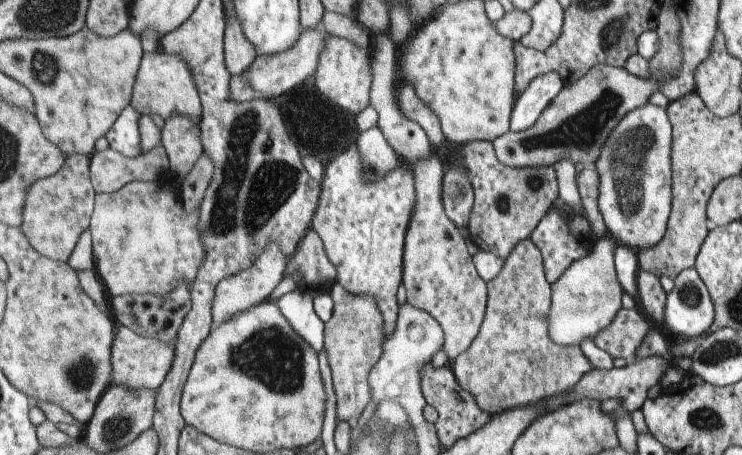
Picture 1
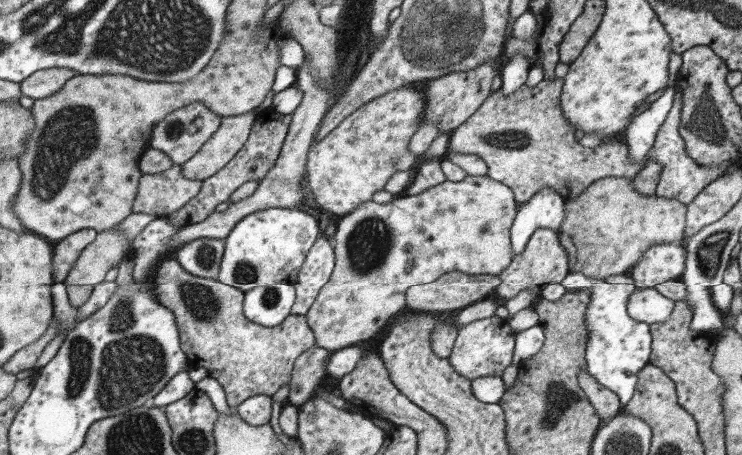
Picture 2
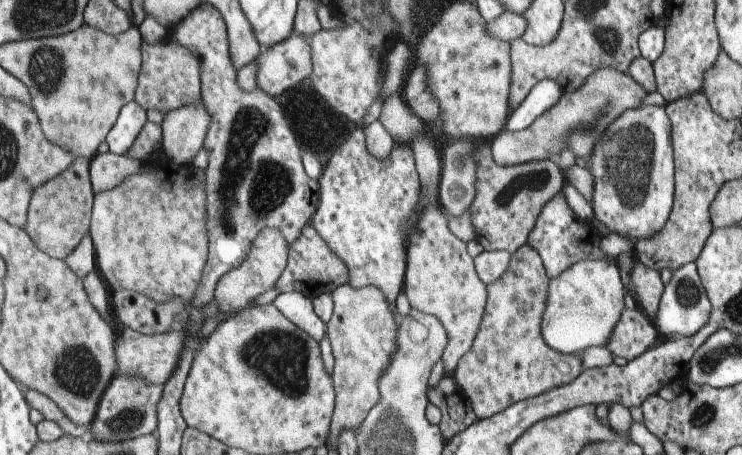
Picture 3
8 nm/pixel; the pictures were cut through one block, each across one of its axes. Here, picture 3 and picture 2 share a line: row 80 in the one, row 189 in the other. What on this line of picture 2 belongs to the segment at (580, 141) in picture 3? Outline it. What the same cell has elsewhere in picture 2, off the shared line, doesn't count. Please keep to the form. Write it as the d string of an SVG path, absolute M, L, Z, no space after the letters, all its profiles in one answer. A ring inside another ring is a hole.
M603 178L595 180L591 186L587 186L577 198L563 202L565 218L561 222L561 228L555 230L559 234L559 244L567 254L567 268L569 272L581 272L585 276L605 280L611 274L625 274L631 270L639 260L643 258L649 248L655 244L679 244L683 226L685 226L685 214L687 206L679 200L667 200L661 196L645 196L635 192L633 180L625 178Z

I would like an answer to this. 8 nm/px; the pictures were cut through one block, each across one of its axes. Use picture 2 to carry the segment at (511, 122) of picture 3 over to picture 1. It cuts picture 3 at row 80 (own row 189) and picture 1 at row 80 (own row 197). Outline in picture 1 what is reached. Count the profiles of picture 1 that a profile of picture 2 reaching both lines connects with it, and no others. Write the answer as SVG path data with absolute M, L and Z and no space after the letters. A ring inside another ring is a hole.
M543 74L533 78L523 96L513 100L513 110L509 114L509 132L523 132L535 124L539 114L565 86L557 76L559 74Z

